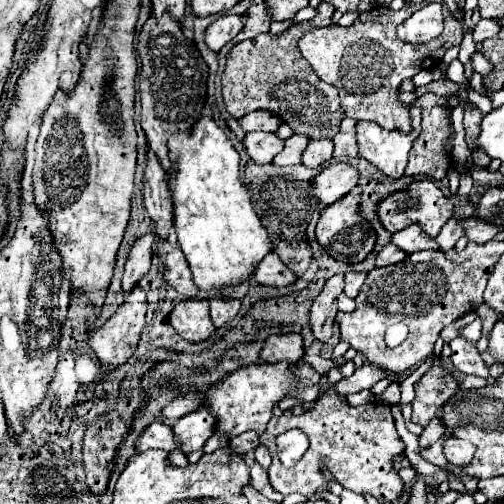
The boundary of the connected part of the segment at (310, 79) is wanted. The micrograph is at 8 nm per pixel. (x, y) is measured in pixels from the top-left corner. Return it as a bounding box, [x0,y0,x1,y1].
[223,3,345,139]

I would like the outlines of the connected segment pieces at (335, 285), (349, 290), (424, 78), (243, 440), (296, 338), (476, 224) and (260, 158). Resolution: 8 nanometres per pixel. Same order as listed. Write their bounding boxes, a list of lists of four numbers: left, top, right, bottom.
[[311,275,343,343],[345,273,365,299],[412,69,442,86],[230,431,260,455],[261,335,305,363],[463,219,503,243],[243,131,283,163]]

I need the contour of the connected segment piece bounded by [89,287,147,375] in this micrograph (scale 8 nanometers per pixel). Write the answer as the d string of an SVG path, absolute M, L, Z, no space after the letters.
M135 287L131 291L131 303L123 303L119 305L117 313L97 331L93 331L89 335L89 345L93 347L95 355L101 361L101 369L105 375L109 375L111 371L115 371L117 367L125 365L129 361L129 357L133 355L133 351L139 345L141 339L141 331L145 327L145 311L147 311L147 301L145 301L145 291L141 287Z

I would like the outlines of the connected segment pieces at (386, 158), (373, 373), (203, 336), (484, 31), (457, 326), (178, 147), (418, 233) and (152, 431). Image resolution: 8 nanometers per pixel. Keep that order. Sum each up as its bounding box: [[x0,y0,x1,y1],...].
[[357,107,421,179],[335,363,389,395],[171,301,215,343],[473,19,501,43],[440,311,478,344],[167,117,273,295],[393,225,439,253],[137,423,179,451]]

